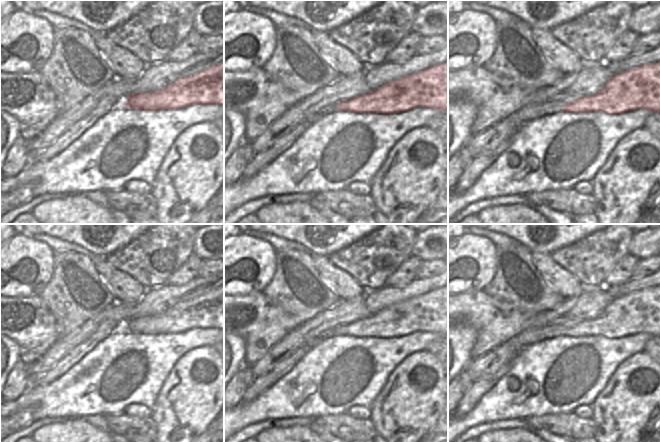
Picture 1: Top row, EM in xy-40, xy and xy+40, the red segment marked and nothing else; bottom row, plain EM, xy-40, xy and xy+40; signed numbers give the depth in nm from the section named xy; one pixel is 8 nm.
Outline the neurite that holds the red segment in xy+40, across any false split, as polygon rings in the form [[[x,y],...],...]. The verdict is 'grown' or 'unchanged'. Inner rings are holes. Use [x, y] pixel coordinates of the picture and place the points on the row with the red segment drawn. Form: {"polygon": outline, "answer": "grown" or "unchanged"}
{"polygon": [[[660,61],[612,75],[604,88],[595,95],[569,97],[553,103],[529,103],[518,110],[518,126],[559,111],[599,111],[619,115],[637,109],[660,113]]], "answer": "grown"}

